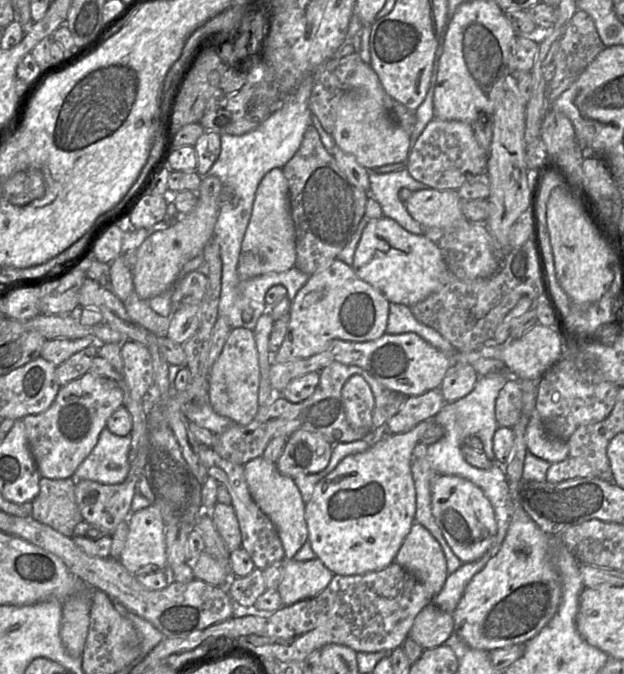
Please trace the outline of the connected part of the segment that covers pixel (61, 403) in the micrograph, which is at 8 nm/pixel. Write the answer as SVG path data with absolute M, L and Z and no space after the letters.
M87 372L62 386L49 409L21 419L28 447L42 478L73 478L78 466L95 447L108 418L124 406L124 391L115 382Z

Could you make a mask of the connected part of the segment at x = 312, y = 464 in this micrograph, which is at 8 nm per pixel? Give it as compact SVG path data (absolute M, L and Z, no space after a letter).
M299 429L286 442L276 465L291 478L324 470L331 459L333 444L314 432Z

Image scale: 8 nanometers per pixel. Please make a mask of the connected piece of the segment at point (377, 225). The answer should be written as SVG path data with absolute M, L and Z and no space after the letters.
M386 216L370 219L357 245L352 268L390 303L408 307L424 300L438 286L447 265L440 249L424 234L413 234Z

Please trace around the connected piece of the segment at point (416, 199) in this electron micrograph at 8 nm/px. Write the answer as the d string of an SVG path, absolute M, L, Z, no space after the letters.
M419 189L404 202L407 211L423 228L448 228L465 222L456 190Z

